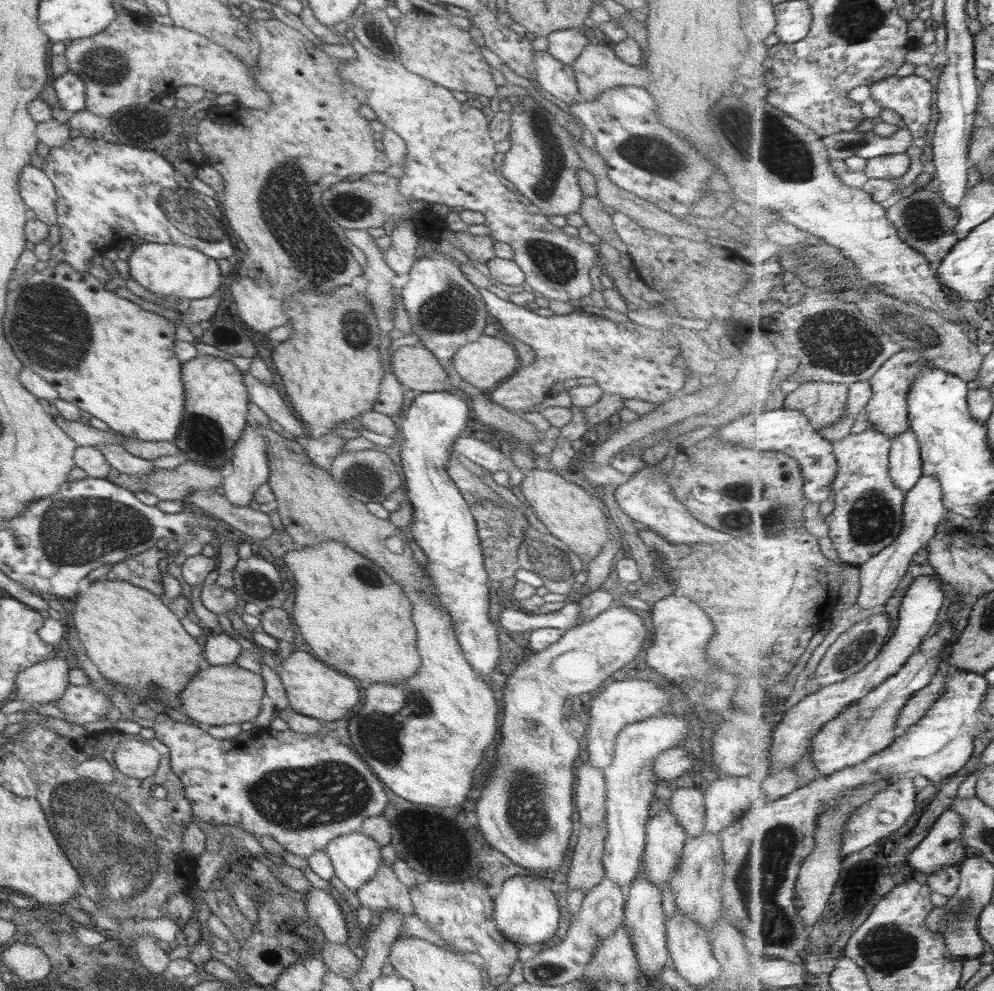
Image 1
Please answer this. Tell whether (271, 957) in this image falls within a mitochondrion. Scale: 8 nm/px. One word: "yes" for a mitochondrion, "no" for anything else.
no

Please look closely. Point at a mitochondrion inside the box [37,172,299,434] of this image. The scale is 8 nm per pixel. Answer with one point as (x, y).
(193, 219)

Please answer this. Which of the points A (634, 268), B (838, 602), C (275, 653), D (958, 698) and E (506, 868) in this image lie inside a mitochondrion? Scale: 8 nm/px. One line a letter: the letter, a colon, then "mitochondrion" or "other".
A: other
B: other
C: other
D: other
E: other

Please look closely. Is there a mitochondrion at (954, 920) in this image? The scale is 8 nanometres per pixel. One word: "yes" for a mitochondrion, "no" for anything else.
yes

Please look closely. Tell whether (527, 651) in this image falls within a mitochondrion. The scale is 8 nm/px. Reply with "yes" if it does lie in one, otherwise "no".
no

